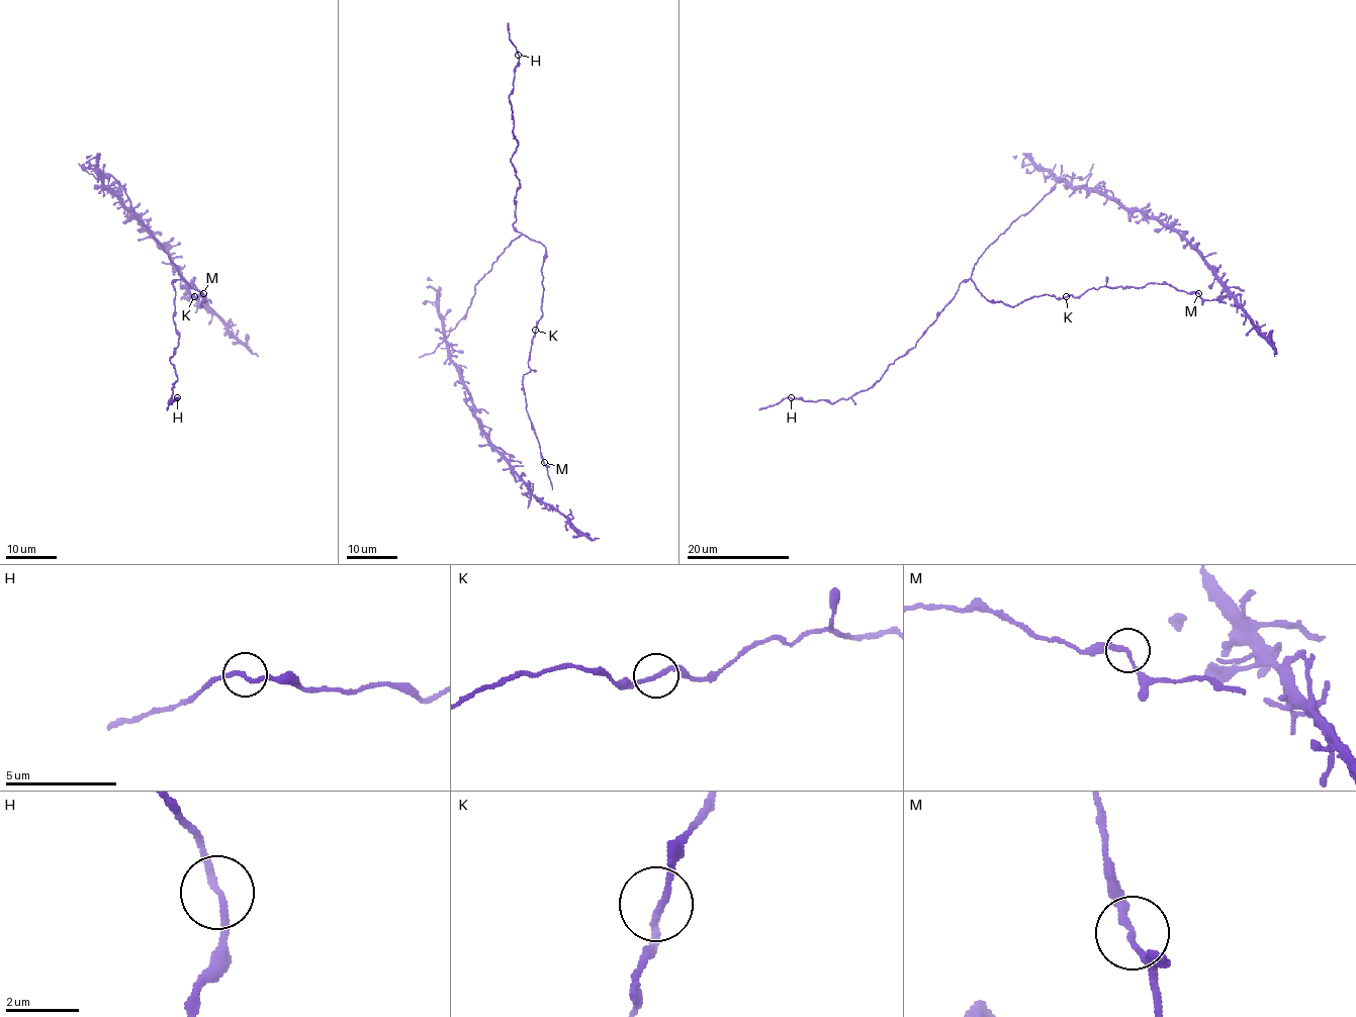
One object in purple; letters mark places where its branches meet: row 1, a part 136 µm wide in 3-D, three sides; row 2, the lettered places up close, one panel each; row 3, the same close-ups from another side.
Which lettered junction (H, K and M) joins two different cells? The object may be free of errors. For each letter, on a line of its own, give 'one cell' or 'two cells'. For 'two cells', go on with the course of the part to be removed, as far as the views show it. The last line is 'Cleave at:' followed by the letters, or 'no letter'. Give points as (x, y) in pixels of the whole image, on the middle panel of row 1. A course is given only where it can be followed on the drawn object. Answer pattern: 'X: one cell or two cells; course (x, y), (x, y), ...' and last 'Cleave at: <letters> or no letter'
H: one cell
K: one cell
M: one cell
Cleave at: no letter

